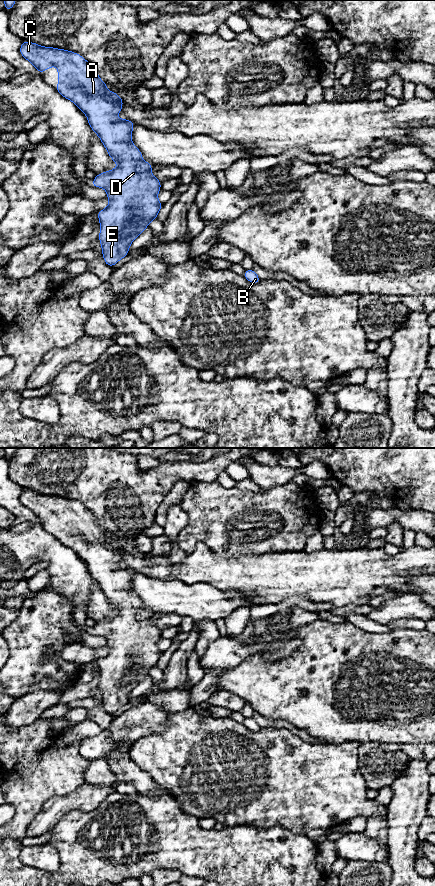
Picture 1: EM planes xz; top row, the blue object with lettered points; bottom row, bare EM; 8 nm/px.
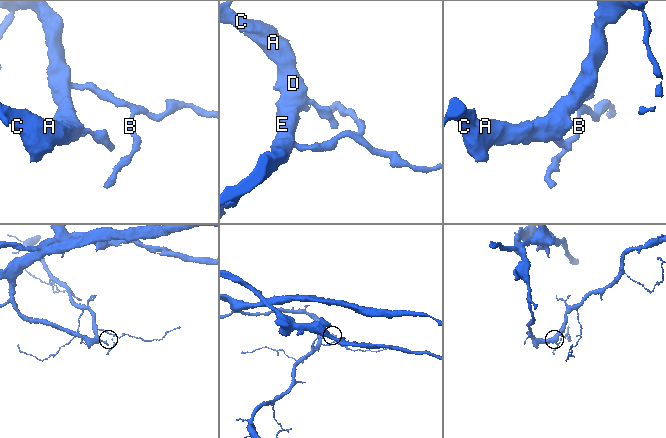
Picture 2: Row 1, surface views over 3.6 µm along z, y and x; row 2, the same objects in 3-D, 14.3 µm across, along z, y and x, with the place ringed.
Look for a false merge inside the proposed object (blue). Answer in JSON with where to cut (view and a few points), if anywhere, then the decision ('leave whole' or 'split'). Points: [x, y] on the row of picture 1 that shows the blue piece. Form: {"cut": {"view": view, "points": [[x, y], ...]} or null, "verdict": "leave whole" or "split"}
{"cut": null, "verdict": "leave whole"}

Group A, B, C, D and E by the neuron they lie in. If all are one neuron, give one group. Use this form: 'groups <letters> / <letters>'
groups A B C D E

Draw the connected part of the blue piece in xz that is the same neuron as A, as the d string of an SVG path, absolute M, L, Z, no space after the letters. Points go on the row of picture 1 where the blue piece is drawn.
M25 40L19 52L34 65L37 72L43 73L53 66L58 68L58 86L55 89L84 112L89 126L99 136L111 159L118 163L115 169L98 174L92 183L92 187L105 189L109 199L109 205L97 212L97 216L103 258L105 264L113 267L128 255L131 243L156 219L162 206L157 198L161 182L151 173L153 165L144 161L140 150L132 144L132 129L136 123L116 118L124 101L118 94L106 89L107 84L99 78L95 67L79 54Z

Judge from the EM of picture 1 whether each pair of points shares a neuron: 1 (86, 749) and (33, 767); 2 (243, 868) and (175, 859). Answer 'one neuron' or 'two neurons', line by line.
1: two neurons
2: one neuron

